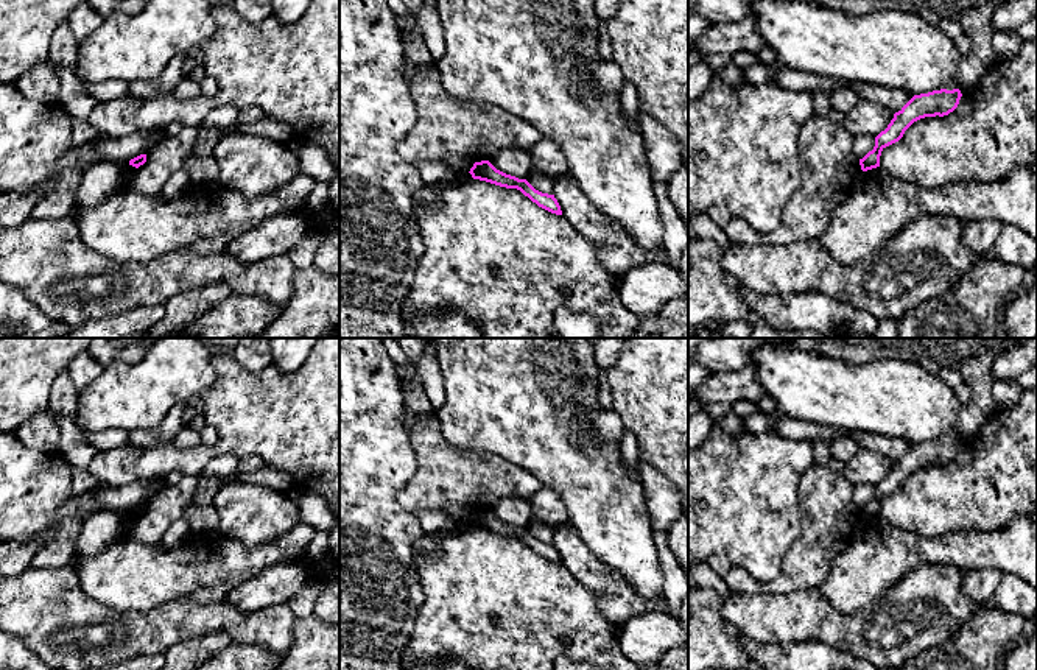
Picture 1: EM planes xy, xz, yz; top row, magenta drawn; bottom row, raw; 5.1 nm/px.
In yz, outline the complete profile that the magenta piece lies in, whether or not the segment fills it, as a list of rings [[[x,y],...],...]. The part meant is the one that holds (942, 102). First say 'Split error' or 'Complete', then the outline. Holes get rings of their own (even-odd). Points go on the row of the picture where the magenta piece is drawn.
Complete. [[[940,89],[914,95],[898,112],[894,114],[888,128],[875,137],[874,150],[859,159],[861,170],[867,171],[880,167],[881,151],[898,142],[914,122],[925,117],[948,115],[958,108],[961,97],[962,93],[959,89]]]

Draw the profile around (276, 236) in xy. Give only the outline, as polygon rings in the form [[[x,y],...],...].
[[[282,212],[234,238],[224,252],[244,263],[286,254],[308,231],[304,213]]]

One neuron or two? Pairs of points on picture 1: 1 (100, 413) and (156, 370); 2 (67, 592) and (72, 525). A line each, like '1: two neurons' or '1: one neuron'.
1: one neuron
2: two neurons

